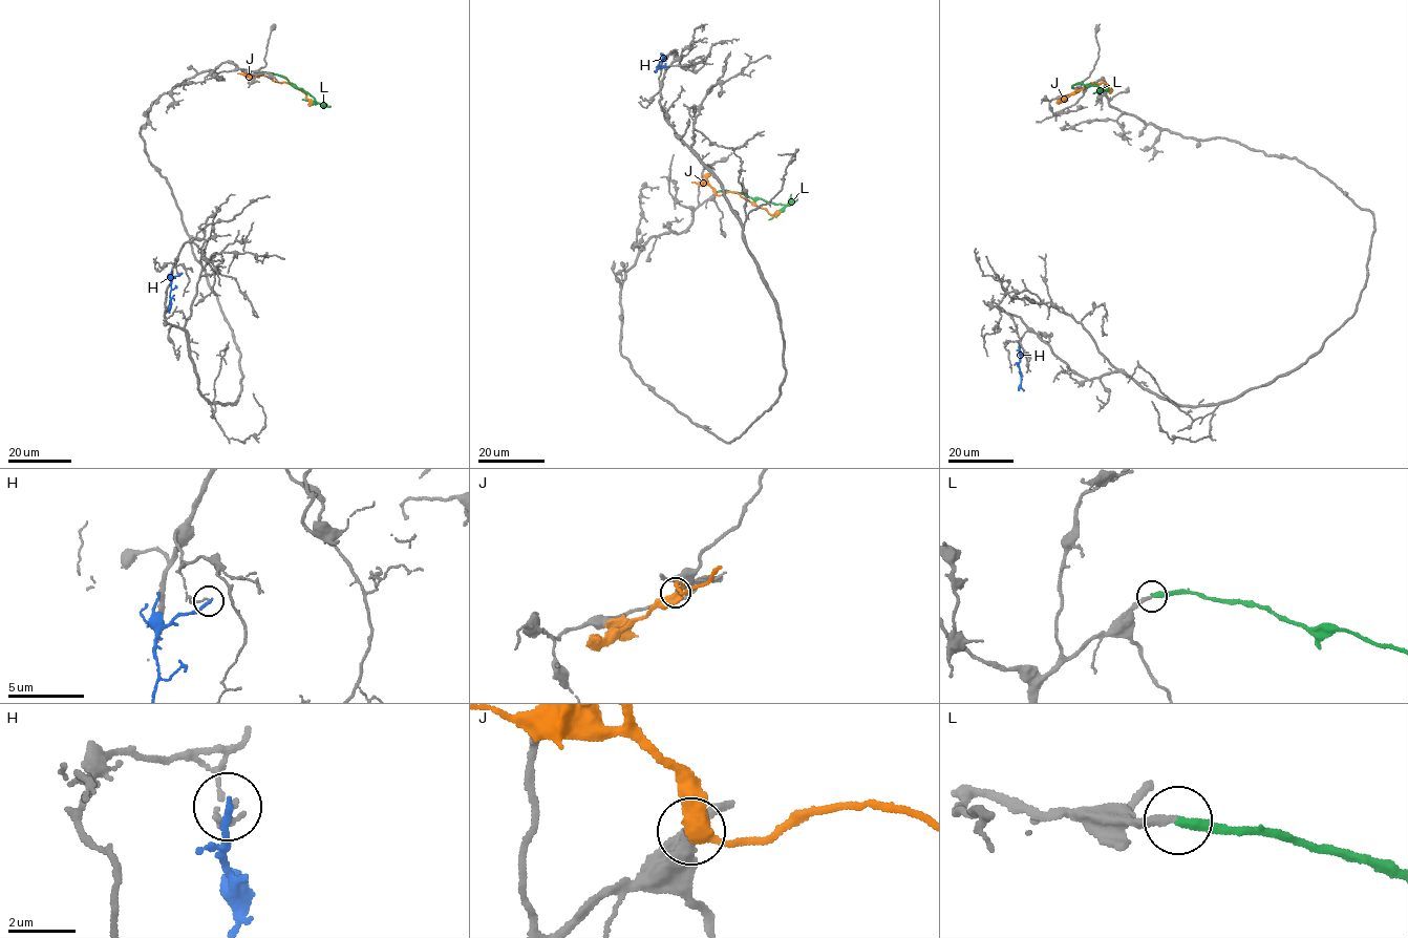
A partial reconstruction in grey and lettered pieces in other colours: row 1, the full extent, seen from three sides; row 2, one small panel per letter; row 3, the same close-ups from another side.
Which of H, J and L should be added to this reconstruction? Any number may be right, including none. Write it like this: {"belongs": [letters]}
{"belongs": ["L"]}

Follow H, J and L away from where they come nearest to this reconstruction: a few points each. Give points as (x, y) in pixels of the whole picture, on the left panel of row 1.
H: (182, 273), (170, 281), (169, 313)
J: (258, 75), (293, 84), (304, 92), (308, 106)
L: (262, 71), (285, 77), (318, 103), (302, 100)

